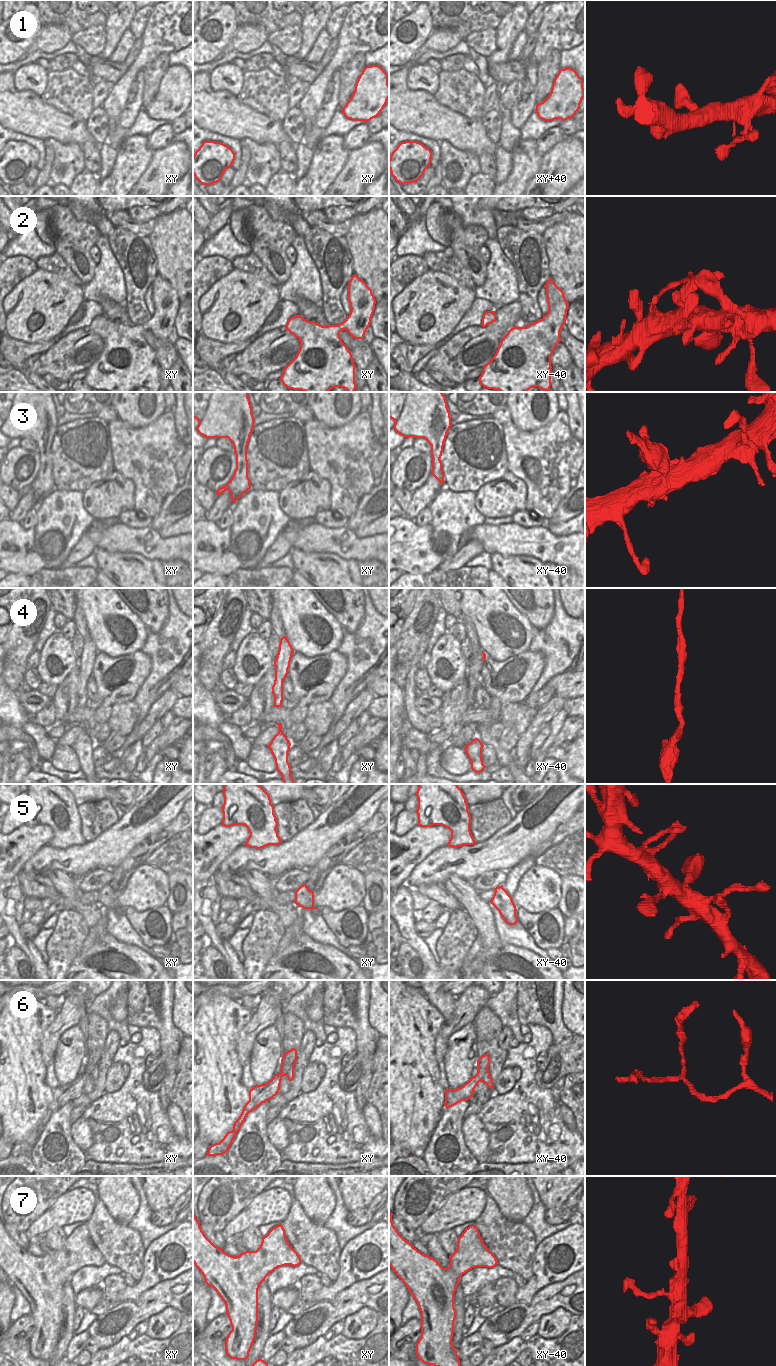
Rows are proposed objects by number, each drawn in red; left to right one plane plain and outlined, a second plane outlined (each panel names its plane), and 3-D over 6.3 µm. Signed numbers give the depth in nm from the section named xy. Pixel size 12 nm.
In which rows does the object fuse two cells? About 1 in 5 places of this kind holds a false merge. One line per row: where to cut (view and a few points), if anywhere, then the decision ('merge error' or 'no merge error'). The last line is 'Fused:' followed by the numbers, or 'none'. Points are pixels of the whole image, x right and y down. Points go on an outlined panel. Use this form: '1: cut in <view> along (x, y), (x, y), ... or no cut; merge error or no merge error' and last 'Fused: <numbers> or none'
1: no cut; no merge error
2: no cut; no merge error
3: no cut; no merge error
4: no cut; no merge error
5: no cut; no merge error
6: cut in xy-40 along (487, 1069), (481, 1080); merge error
7: no cut; no merge error
Fused: 6

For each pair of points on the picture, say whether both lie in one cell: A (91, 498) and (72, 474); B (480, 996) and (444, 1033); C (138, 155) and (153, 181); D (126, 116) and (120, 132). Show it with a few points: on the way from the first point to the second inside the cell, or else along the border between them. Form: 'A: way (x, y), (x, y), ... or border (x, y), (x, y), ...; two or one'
A: border (105, 478), (94, 481), (83, 492); two
B: way (471, 1005), (453, 1024); one
C: border (154, 152), (147, 169), (135, 184); two
D: border (119, 124), (126, 130); two

